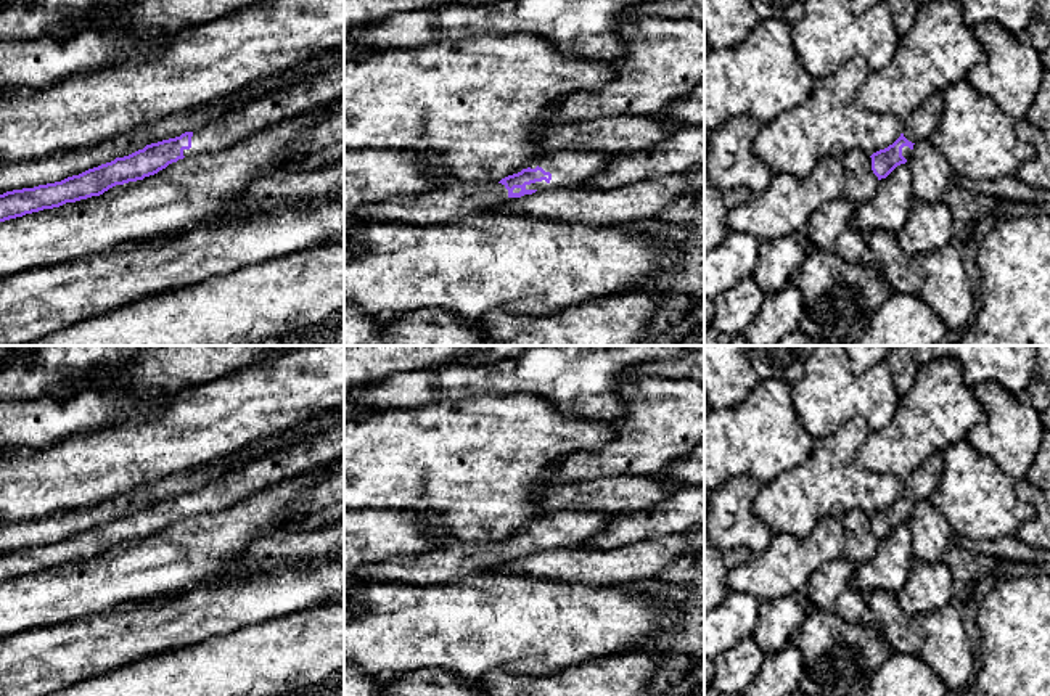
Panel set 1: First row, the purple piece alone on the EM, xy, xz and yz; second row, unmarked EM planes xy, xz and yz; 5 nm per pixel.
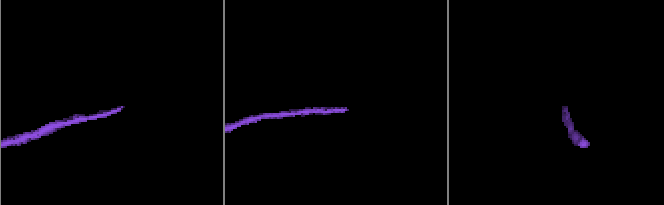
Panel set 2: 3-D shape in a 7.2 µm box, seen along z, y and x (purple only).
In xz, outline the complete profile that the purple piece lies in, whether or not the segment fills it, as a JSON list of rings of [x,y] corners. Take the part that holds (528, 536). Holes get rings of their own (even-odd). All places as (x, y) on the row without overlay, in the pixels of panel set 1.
[[[545,511],[518,534],[500,542],[449,542],[423,555],[402,556],[368,569],[376,582],[437,585],[470,575],[487,574],[487,569],[507,561],[548,548],[579,548],[601,530],[613,518],[603,511]]]

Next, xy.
[[[344,420],[328,431],[241,460],[199,490],[146,505],[129,516],[61,542],[6,551],[0,555],[0,582],[100,556],[116,545],[154,535],[183,518],[225,511],[257,490],[341,458],[344,458]]]

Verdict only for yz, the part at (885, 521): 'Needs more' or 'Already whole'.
Needs more

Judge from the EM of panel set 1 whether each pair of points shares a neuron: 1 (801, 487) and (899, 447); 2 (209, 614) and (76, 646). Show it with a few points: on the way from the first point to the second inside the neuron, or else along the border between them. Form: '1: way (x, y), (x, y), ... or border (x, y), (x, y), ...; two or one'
1: border (869, 431), (856, 462), (865, 470), (894, 474); two
2: way (176, 621), (134, 630), (110, 640); one

